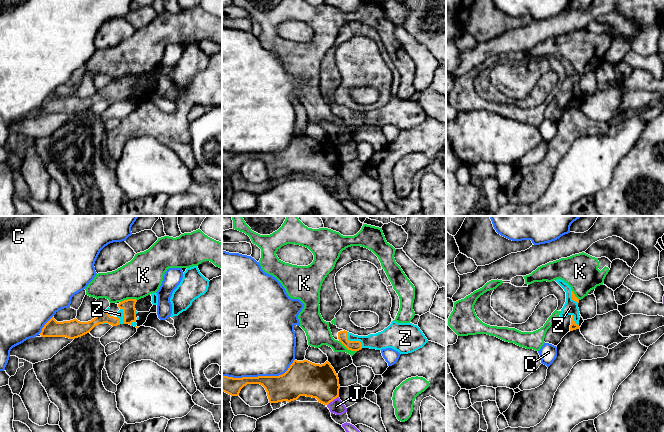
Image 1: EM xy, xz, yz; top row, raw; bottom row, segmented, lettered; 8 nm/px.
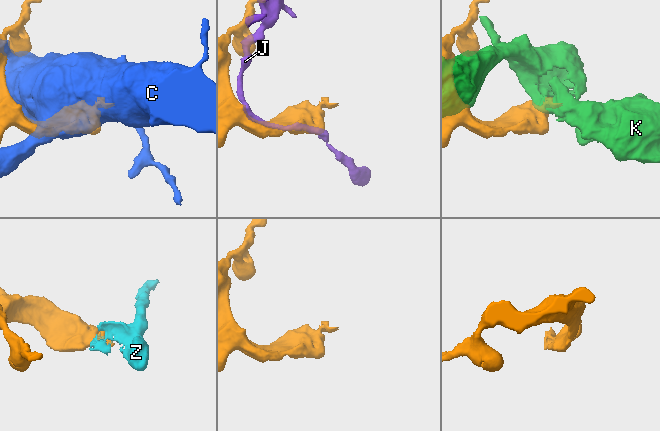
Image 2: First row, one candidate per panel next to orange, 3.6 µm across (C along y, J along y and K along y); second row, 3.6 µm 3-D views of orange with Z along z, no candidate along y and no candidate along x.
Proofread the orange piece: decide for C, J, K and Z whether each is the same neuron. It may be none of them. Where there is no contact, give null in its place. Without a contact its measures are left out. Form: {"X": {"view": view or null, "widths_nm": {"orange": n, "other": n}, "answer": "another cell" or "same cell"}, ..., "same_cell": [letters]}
{"C": {"view": "xz", "widths_nm": {"orange": 220, "other": 500}, "answer": "another cell"}, "J": {"view": "xz", "widths_nm": {"orange": 280, "other": 110}, "answer": "another cell"}, "K": {"view": "xz", "widths_nm": {"orange": 80, "other": 160}, "answer": "another cell"}, "Z": {"view": "xz", "widths_nm": {"orange": 80, "other": 140}, "answer": "same cell"}, "same_cell": ["Z"]}

